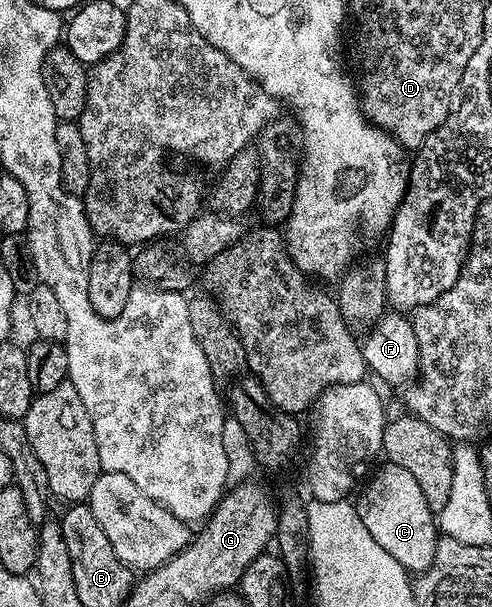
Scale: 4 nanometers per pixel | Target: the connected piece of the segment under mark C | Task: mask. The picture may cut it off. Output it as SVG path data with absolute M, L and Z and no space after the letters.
M384 462L376 472L368 478L364 484L365 490L362 491L359 499L355 501L359 519L366 526L371 537L387 553L395 557L395 561L399 561L406 571L418 575L426 571L435 557L435 549L437 548L437 540L439 538L439 527L435 518L435 513L427 505L427 499L423 496L423 491L419 487L419 483L410 472L402 466L395 465L391 462Z

